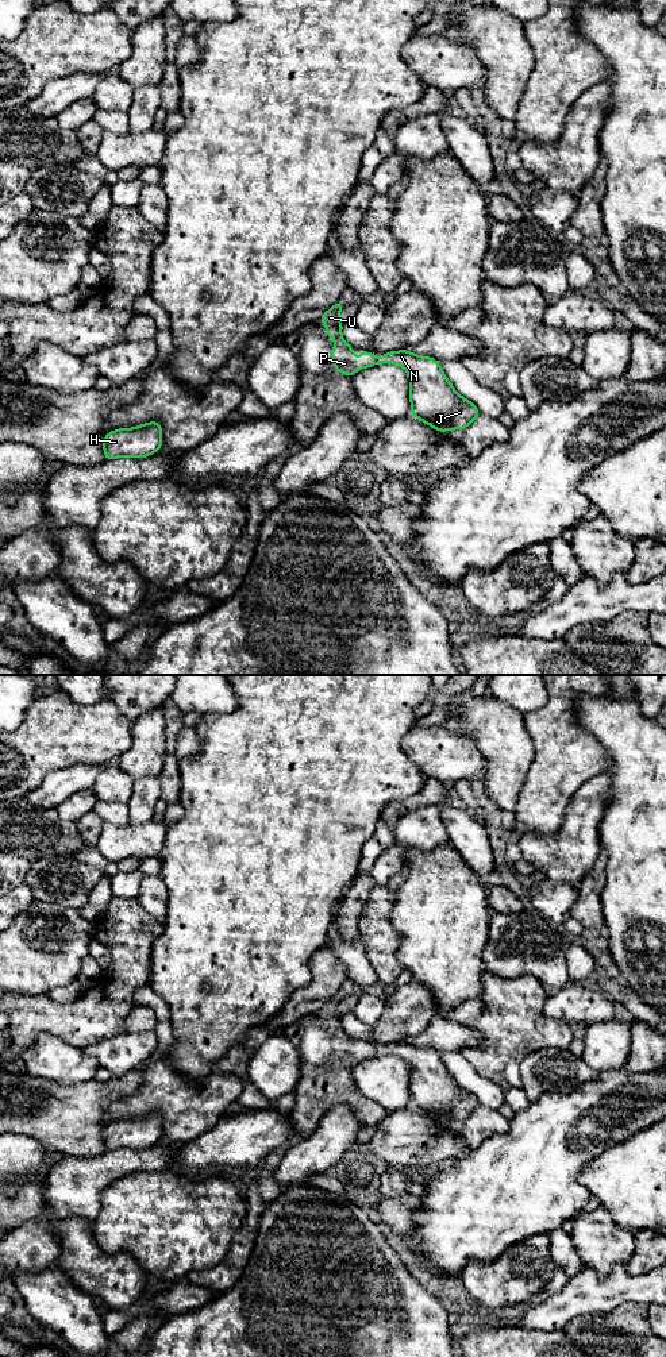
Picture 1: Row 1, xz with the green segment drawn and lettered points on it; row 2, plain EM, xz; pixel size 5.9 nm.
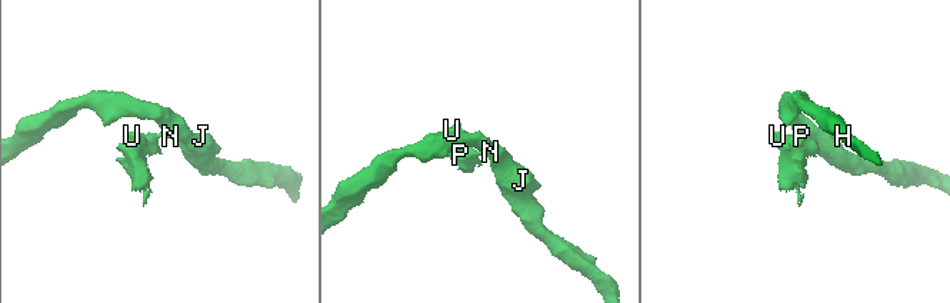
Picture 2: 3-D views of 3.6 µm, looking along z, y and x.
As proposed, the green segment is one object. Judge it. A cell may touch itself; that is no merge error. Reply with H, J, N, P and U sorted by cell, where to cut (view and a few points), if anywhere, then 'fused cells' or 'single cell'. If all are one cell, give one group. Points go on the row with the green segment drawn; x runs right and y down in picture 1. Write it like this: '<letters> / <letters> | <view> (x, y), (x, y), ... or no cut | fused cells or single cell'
H J N / P U | xz (377, 358), (380, 361) | fused cells

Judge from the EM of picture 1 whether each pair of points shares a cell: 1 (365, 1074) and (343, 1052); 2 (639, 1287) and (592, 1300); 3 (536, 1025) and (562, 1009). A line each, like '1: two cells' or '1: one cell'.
1: two cells
2: one cell
3: two cells

